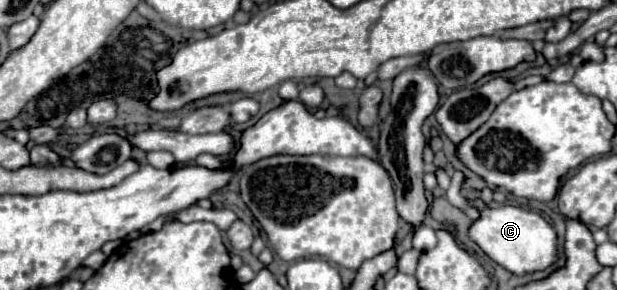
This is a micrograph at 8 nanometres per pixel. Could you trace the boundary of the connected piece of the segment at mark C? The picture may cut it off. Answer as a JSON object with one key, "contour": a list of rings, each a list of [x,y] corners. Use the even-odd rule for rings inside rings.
{"contour":[[[485,206],[479,210],[479,218],[471,222],[467,236],[499,266],[513,274],[529,274],[545,270],[557,260],[557,234],[553,226],[539,214],[523,210],[519,206]]]}

